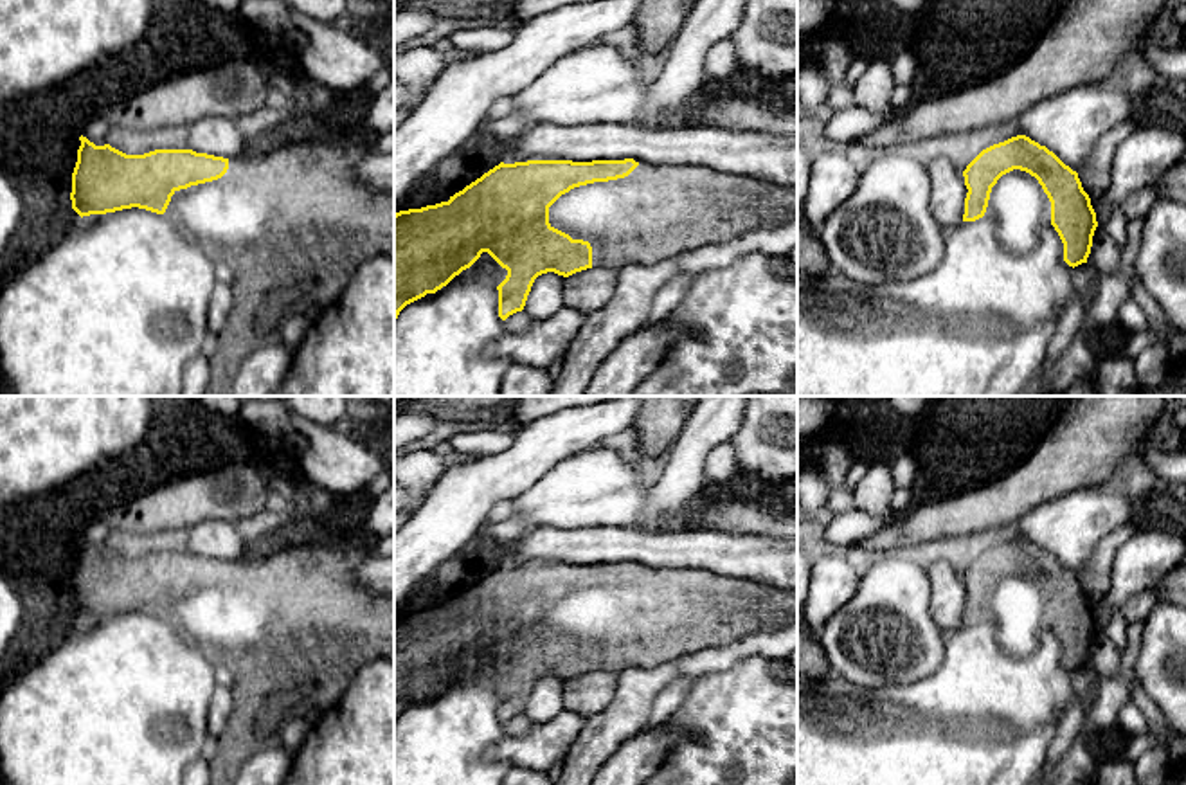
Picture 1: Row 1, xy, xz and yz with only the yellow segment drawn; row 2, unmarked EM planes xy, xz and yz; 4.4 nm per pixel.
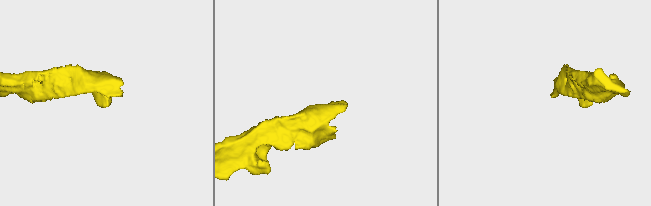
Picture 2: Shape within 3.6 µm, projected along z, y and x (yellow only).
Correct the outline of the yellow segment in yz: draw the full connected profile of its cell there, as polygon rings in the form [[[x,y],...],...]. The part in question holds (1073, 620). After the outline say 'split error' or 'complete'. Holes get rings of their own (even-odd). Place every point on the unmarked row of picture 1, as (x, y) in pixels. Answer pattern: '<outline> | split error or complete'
[[[1026,538],[983,553],[963,574],[968,592],[963,625],[990,621],[995,625],[999,646],[1013,655],[1026,657],[1037,646],[1046,628],[1053,628],[1064,646],[1064,664],[1069,670],[1087,666],[1092,639],[1098,630],[1089,598],[1078,576],[1065,569],[1053,555]]] | split error

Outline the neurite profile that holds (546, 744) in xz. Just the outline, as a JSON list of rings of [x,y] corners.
[[[565,708],[553,720],[535,724],[526,736],[506,735],[484,756],[509,762],[511,767],[549,772],[565,760],[585,722],[587,717]]]

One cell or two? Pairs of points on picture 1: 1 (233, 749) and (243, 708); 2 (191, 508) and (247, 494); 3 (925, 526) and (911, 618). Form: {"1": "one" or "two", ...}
{"1": "one", "2": "one", "3": "two"}

